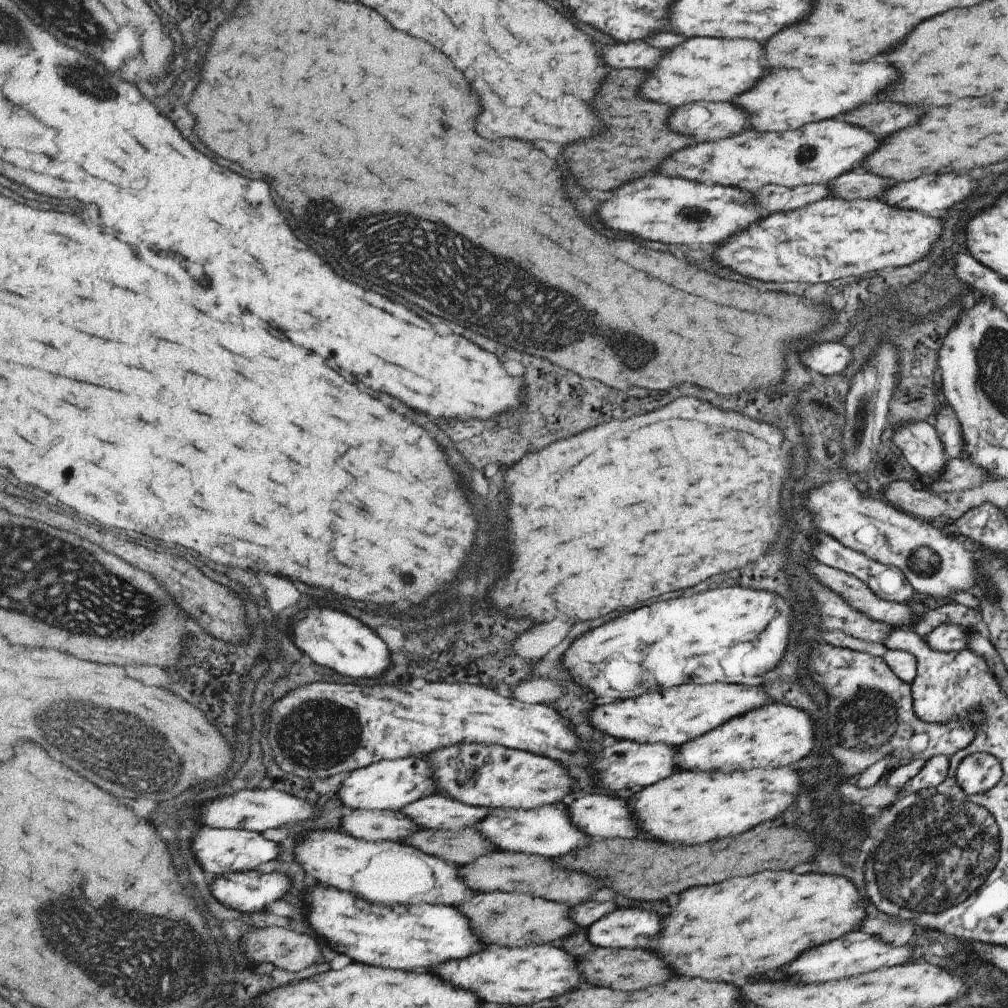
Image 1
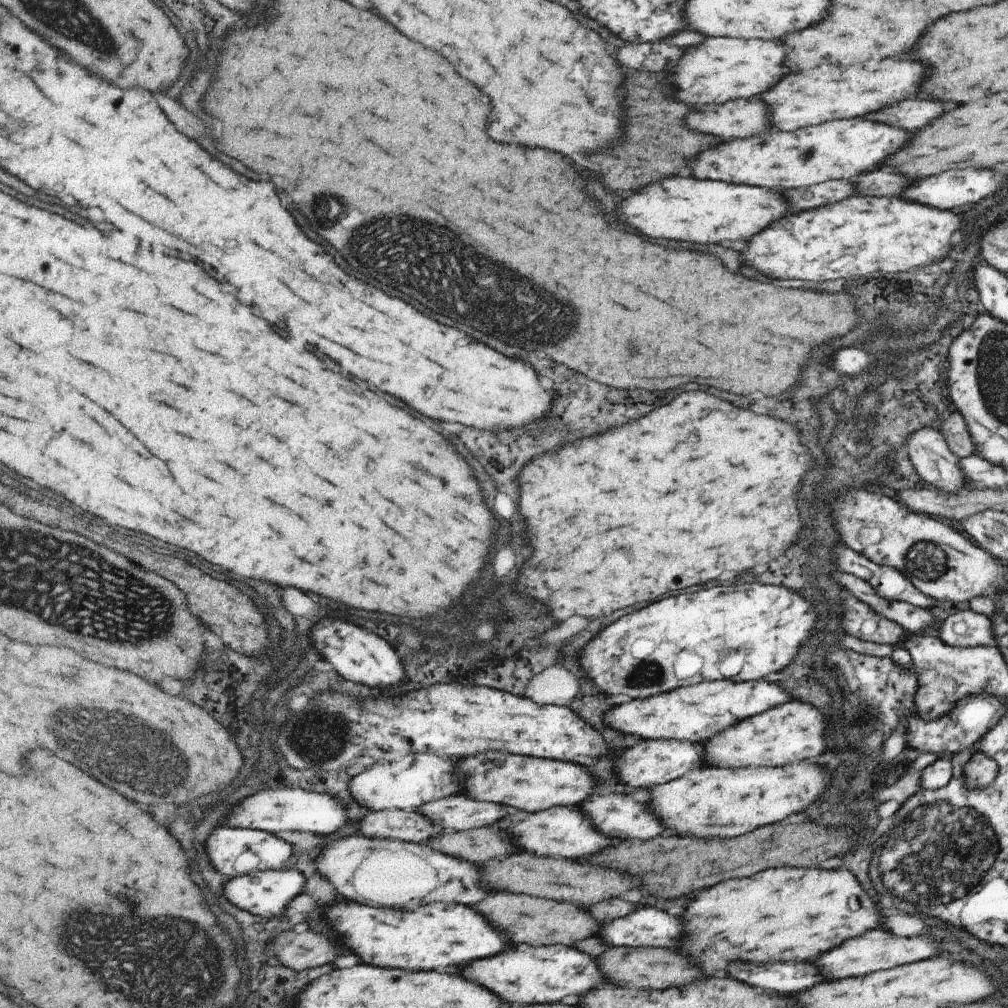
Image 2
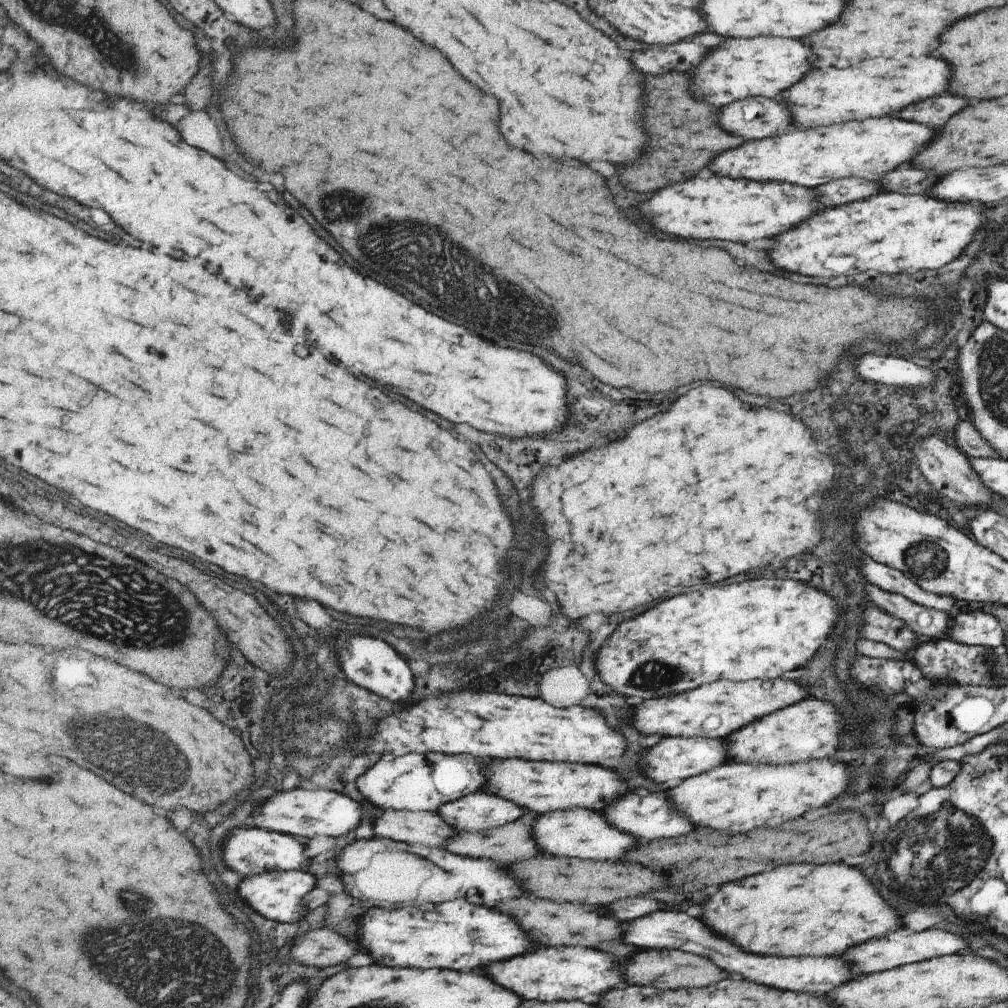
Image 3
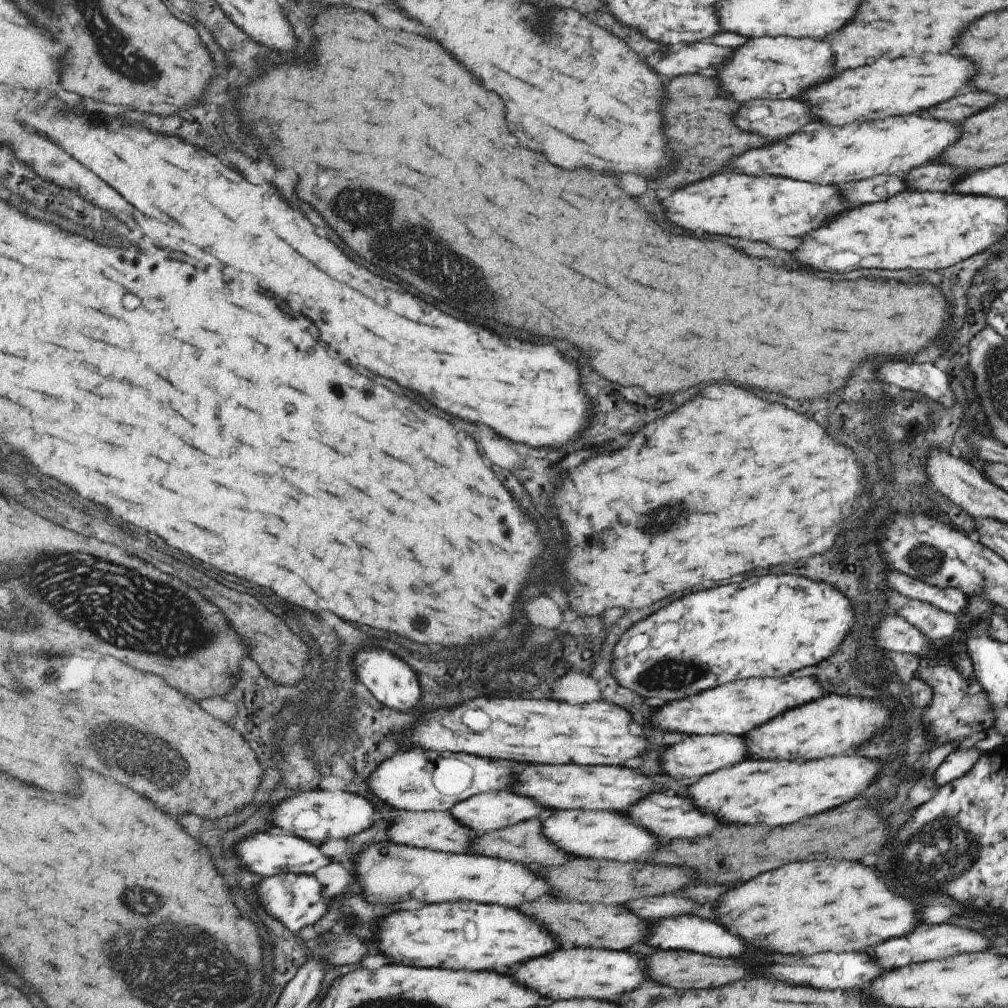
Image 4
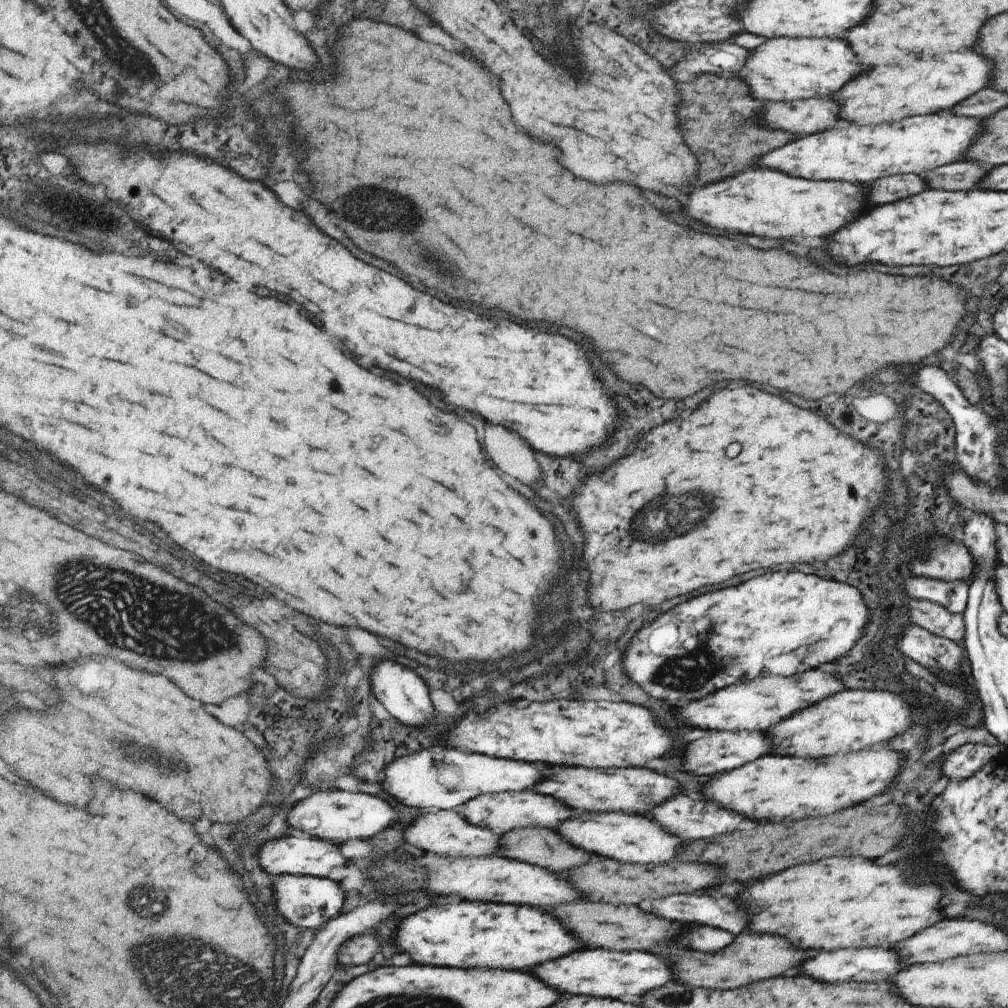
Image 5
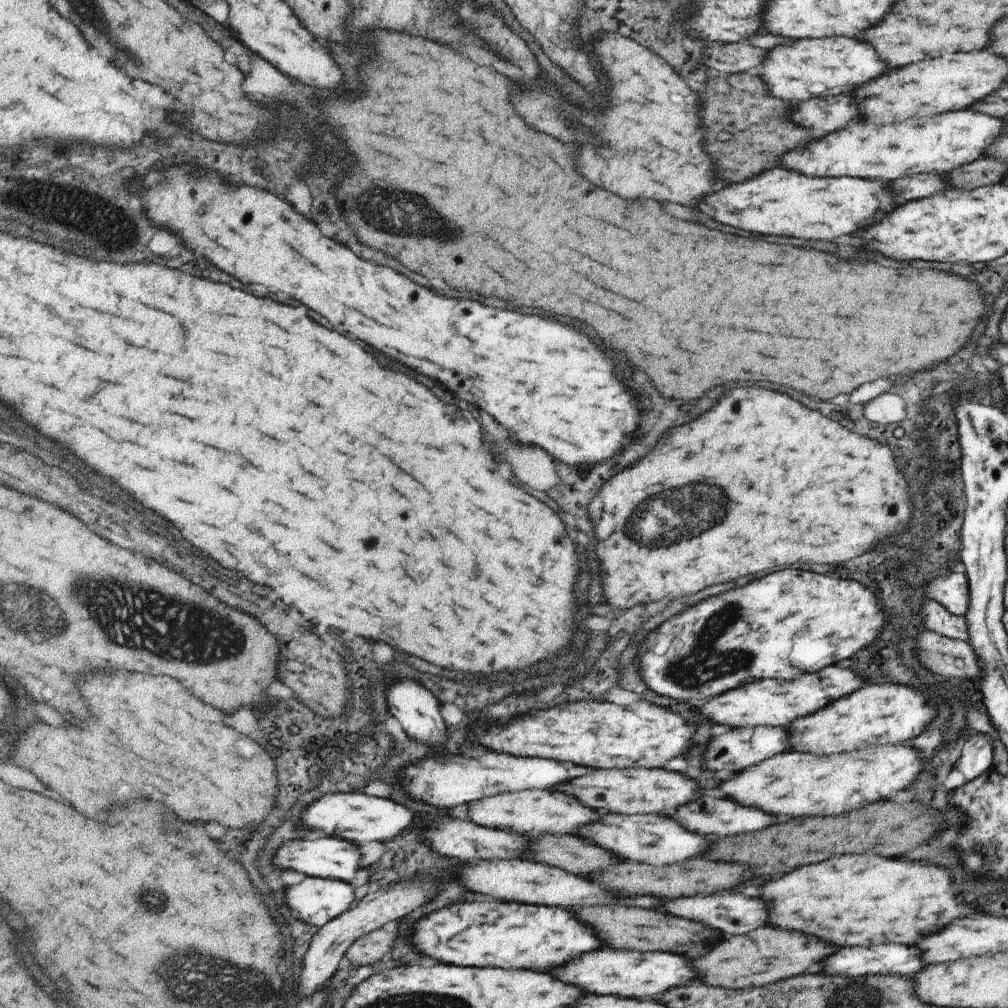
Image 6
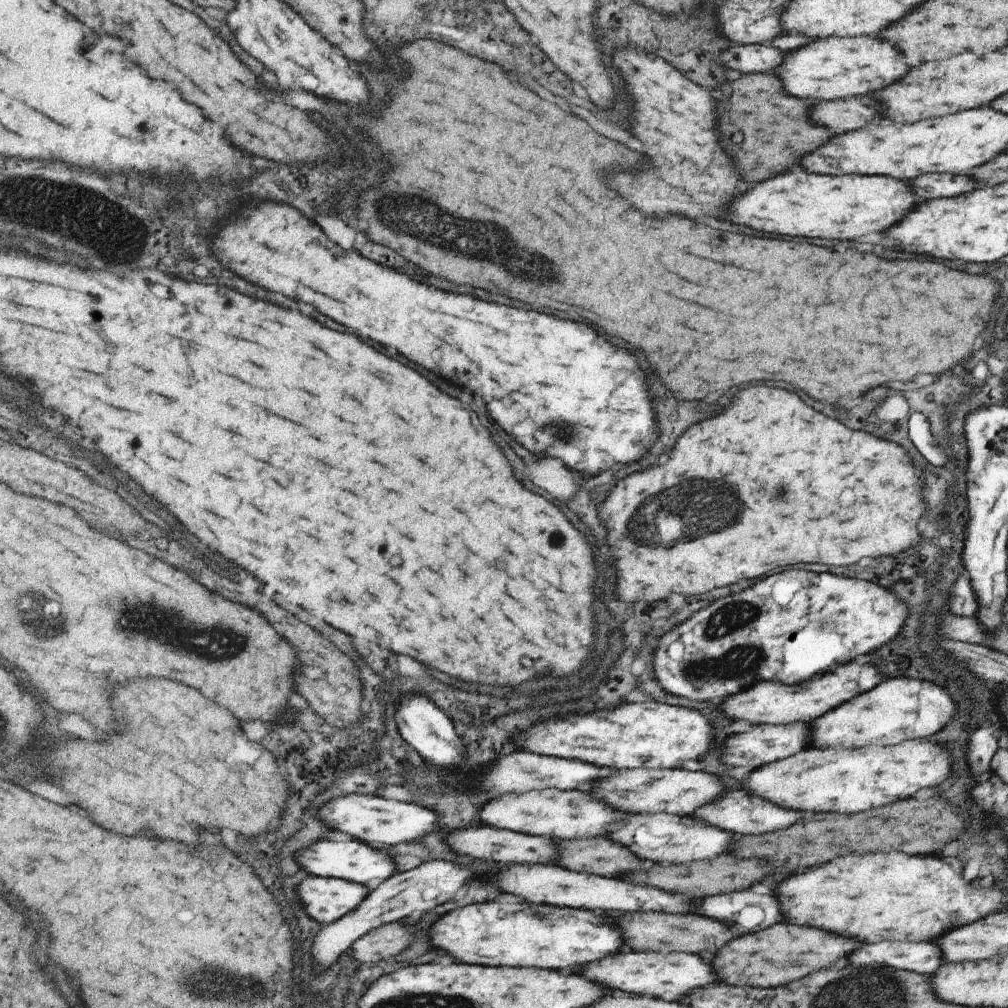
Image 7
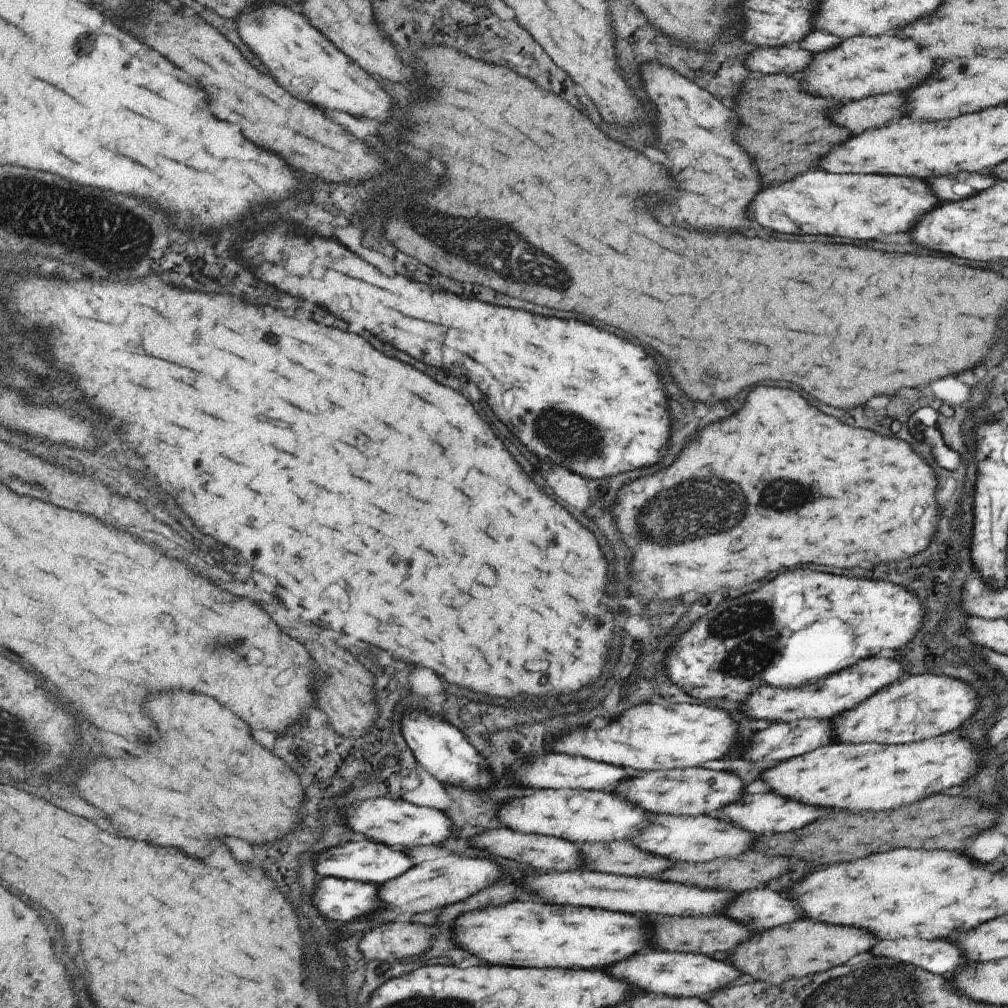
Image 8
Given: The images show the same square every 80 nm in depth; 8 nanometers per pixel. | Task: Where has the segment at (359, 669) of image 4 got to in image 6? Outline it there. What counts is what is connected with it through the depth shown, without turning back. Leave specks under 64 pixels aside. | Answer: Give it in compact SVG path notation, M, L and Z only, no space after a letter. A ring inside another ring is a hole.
M415 680L393 682L387 690L386 704L390 714L398 720L407 736L416 738L419 742L425 742L425 740L433 742L435 746L445 744L447 724L445 724L442 714L442 705L439 704L439 699L435 698L423 684L419 684Z

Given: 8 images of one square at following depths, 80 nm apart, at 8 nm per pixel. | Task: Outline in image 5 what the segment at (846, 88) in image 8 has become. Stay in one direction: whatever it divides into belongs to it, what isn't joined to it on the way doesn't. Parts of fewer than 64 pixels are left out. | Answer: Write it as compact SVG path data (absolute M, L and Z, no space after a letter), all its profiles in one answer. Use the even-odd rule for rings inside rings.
M773 37L765 39L759 46L748 50L742 67L737 76L741 79L752 99L764 101L779 101L789 103L792 100L827 98L833 96L847 81L854 79L867 66L859 66L860 56L851 52L851 49L841 39L801 37Z

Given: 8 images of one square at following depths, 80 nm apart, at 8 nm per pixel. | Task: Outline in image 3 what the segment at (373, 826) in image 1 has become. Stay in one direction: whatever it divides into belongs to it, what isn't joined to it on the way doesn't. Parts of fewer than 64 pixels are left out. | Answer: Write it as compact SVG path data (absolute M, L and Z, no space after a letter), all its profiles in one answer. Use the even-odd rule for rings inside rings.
M389 809L373 820L373 826L370 829L372 836L430 847L443 846L459 832L437 811Z

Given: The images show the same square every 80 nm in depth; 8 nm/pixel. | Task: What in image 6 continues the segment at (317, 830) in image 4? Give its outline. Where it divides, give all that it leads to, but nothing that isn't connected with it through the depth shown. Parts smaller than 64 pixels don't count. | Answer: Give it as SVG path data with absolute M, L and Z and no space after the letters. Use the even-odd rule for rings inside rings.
M357 791L348 793L327 793L317 802L313 802L307 810L303 810L303 824L309 829L322 830L325 835L337 837L349 842L379 842L385 844L391 838L399 836L411 822L415 820L415 812L405 806L393 802L389 798L369 796Z

